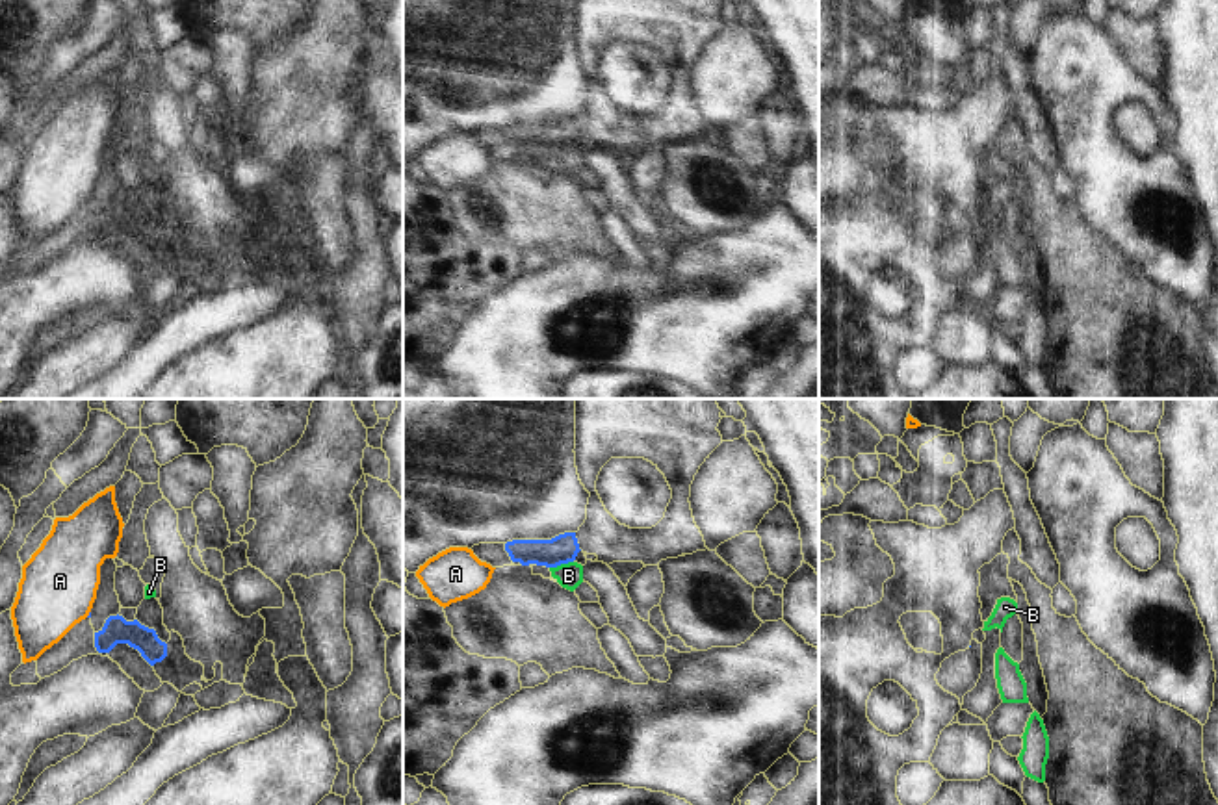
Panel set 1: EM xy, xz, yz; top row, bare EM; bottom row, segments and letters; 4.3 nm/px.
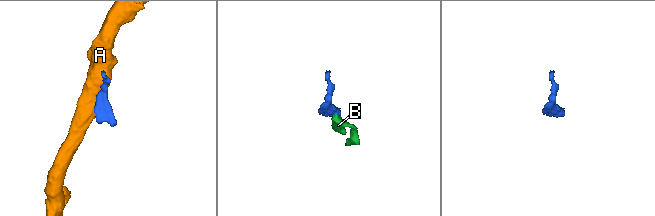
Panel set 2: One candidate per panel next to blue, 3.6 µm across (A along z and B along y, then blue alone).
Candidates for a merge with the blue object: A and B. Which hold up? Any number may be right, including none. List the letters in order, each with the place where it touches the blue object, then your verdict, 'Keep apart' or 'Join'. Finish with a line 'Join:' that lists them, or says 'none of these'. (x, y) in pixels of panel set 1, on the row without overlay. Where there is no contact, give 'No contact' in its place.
A: Touches blue at xy (90, 199). Keep apart
B: Touches blue at xz (561, 147). Keep apart
Join: none of these.

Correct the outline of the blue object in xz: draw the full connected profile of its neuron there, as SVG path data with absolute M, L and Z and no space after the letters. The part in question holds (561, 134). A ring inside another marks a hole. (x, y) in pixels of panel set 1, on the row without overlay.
M564 117L551 124L512 124L507 128L479 128L472 132L473 139L492 152L537 148L557 152L574 147L579 134L576 117Z

